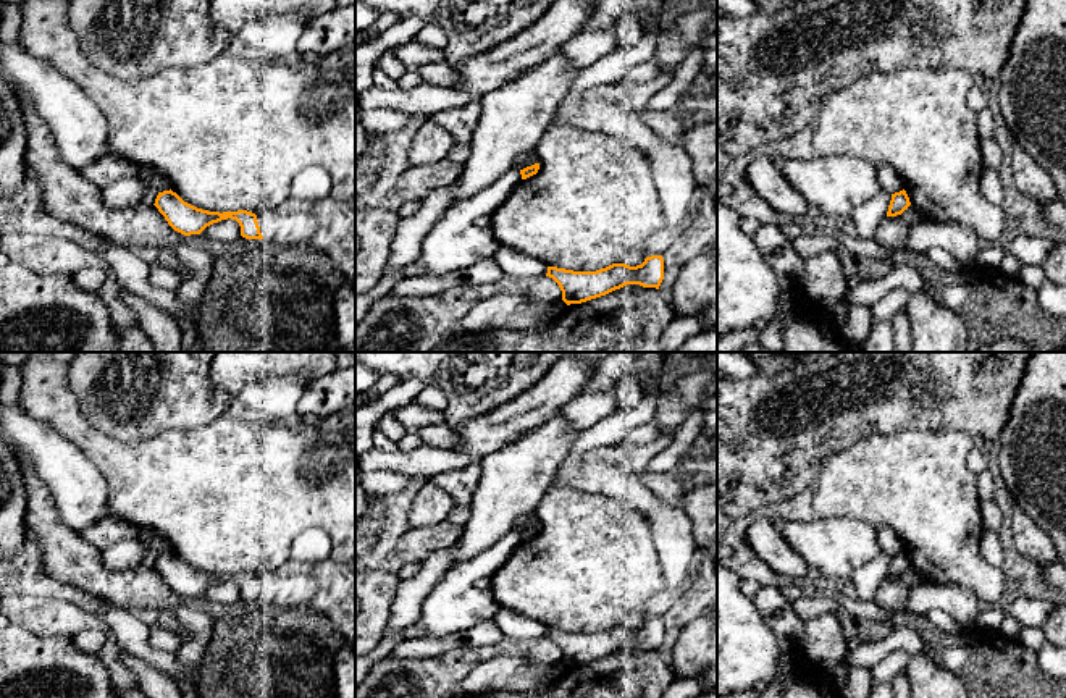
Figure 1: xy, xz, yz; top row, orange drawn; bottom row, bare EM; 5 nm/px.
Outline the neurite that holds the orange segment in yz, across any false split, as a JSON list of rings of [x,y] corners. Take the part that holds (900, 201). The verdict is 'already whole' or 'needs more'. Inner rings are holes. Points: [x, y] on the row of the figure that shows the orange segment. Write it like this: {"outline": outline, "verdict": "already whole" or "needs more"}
{"outline": [[[904,189],[900,192],[895,192],[895,194],[892,194],[887,217],[901,215],[909,205],[911,205],[911,202],[909,202],[909,197]]], "verdict": "already whole"}

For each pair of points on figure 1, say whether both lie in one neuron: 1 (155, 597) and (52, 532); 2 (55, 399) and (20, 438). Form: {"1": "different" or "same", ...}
{"1": "same", "2": "different"}

